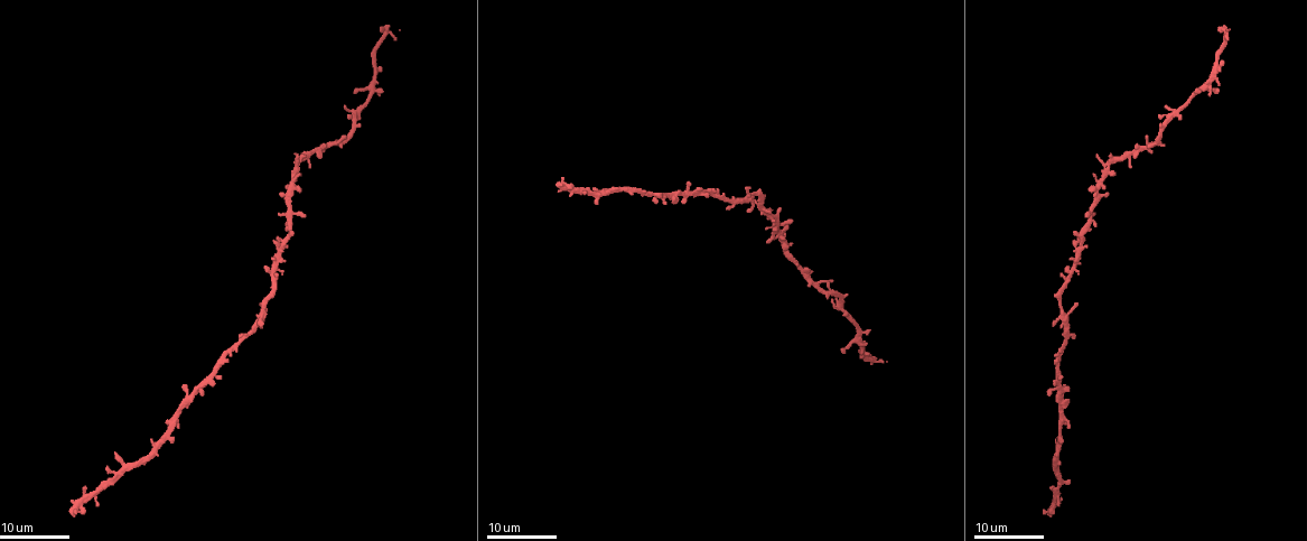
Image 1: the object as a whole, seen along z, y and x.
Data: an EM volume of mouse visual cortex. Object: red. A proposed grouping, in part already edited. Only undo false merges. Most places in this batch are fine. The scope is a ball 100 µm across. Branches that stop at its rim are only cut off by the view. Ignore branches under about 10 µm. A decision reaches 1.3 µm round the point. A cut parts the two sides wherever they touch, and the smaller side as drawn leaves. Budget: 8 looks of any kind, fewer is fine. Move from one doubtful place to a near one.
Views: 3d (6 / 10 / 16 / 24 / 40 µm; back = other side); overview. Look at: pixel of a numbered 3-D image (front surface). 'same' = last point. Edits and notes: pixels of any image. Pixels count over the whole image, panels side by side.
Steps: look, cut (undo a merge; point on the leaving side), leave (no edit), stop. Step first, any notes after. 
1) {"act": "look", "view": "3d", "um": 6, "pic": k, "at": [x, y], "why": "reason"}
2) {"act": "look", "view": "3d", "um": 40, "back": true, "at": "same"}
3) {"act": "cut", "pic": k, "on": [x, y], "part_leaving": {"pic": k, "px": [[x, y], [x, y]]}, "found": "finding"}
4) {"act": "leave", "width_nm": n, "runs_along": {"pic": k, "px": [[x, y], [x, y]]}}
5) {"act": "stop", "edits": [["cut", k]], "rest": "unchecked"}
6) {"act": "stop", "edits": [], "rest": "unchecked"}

{"act": "look", "view": "3d", "um": 16, "pic": 1, "at": [1116, 159], "why": "four arms meet"}

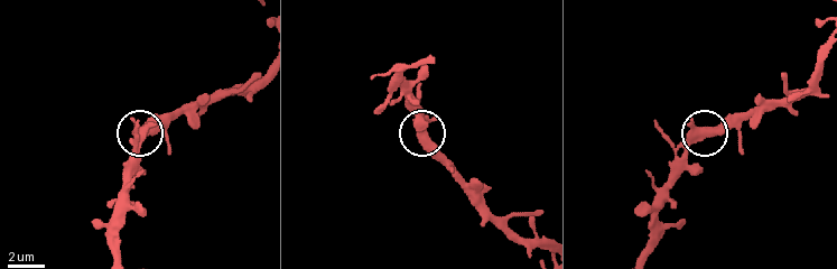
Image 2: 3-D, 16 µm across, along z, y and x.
{"act": "look", "view": "3d", "um": 6, "pic": 2, "at": [701, 137]}

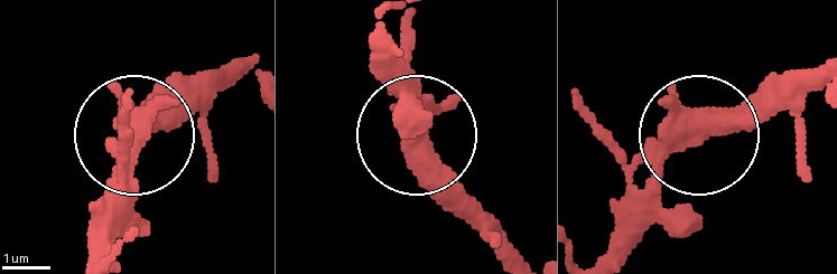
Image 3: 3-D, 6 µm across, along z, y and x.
{"act": "leave", "arms": 4, "runs_along": {"pic": 3, "px": [[602, 255], [662, 159], [734, 123], [779, 78]]}, "found": "all the same neuron"}

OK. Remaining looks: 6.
{"act": "look", "view": "3d", "um": 24, "pic": 1, "at": [1083, 234], "why": "three arms meet"}

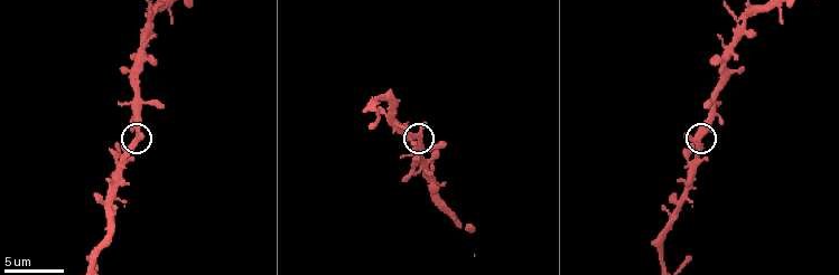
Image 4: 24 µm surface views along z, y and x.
{"act": "look", "view": "3d", "um": 6, "pic": 4, "at": [134, 140]}

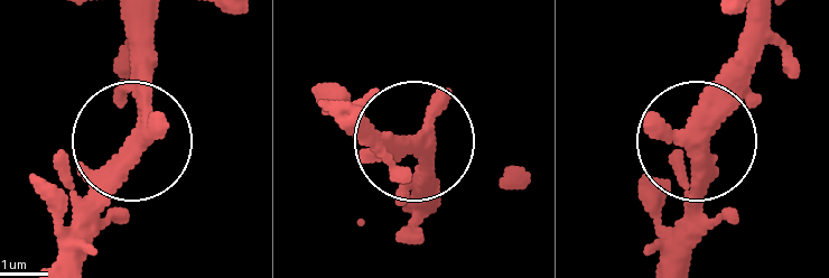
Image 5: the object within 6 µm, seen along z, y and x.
{"act": "leave", "width_nm": 340, "runs_along": {"pic": 5, "px": [[660, 255], [697, 183], [716, 74], [745, 26]]}, "found": "continuous, no second neuron"}

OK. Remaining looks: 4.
{"act": "look", "view": "3d", "um": 6, "pic": 4, "at": [111, 192]}

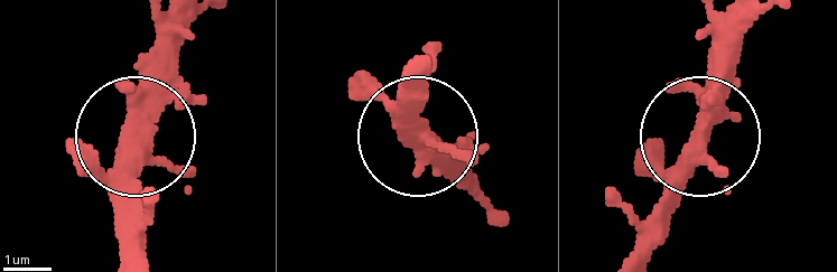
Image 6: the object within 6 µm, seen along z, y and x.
{"act": "look", "view": "3d", "um": 6, "back": true, "pic": 6, "at": [415, 138], "why": "from behind"}

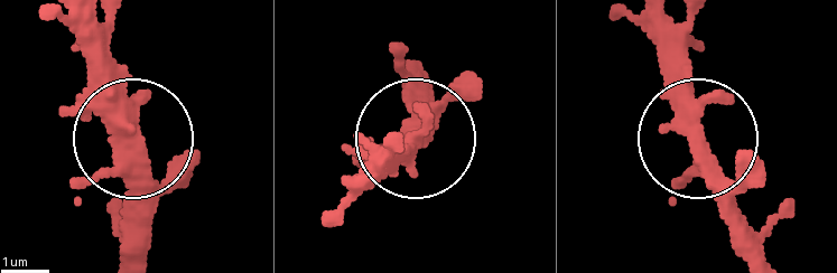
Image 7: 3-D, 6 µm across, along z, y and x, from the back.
{"act": "leave", "arms": 4, "runs_along": {"pic": 7, "px": [[109, 135], [124, 131], [129, 111], [104, 27]]}, "found": "all the same neuron"}

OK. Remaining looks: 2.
{"act": "look", "view": "3d", "um": 24, "pic": 1, "at": [352, 128]}

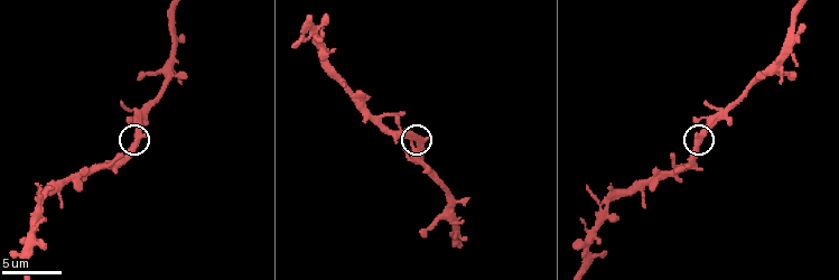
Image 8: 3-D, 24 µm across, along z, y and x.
{"act": "look", "view": "3d", "um": 10, "pic": 8, "at": [417, 138]}

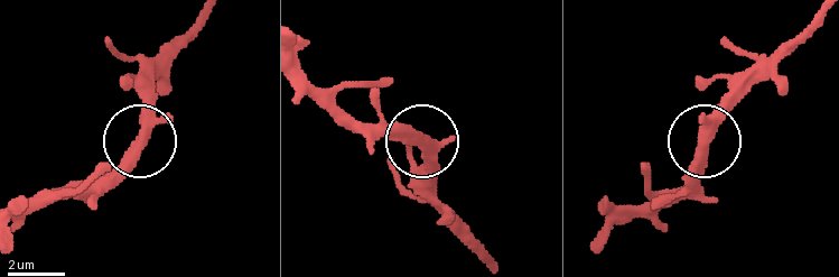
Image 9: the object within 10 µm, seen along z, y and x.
{"act": "leave", "found": "all the same neuron"}

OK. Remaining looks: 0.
{"act": "stop", "edits": [], "rest": "unchecked"}

